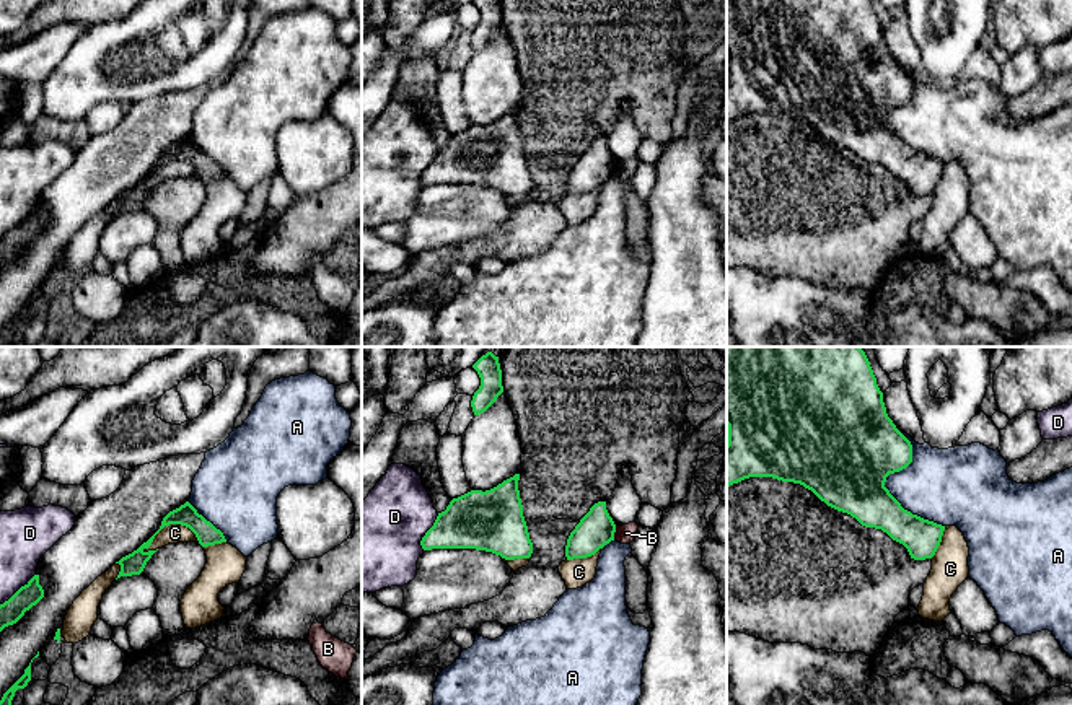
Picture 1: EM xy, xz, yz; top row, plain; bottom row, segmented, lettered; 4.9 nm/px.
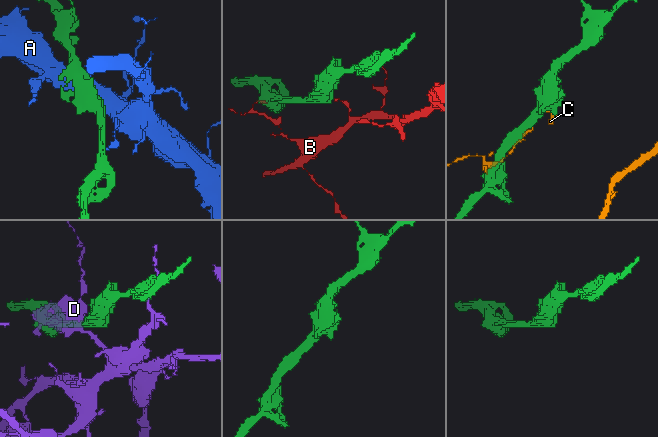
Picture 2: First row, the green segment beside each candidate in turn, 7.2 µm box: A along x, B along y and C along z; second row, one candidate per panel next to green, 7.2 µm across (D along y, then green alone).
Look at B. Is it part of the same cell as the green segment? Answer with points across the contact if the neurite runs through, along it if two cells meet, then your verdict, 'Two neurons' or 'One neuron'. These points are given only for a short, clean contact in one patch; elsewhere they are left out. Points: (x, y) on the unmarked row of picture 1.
Boundary: xz (616, 162), (613, 175). Two neurons

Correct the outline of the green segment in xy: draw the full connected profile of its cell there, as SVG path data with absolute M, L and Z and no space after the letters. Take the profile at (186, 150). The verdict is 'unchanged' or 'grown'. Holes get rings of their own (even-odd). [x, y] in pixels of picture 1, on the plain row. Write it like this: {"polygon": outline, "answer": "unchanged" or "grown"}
{"polygon": "M186 137L184 140L181 140L179 143L176 143L176 145L173 145L173 147L169 147L169 148L163 153L160 164L158 164L147 177L143 177L143 179L142 179L137 186L134 186L132 189L129 189L129 190L122 192L119 197L116 197L116 199L121 200L121 207L119 207L117 213L121 213L121 212L140 210L140 208L143 207L147 197L148 197L148 195L152 194L152 190L156 187L156 186L150 186L148 182L152 181L155 171L156 171L165 161L169 161L169 160L181 160L181 161L189 163L189 164L196 169L196 173L197 173L197 176L199 176L199 179L200 179L202 182L209 182L209 181L215 181L215 179L226 177L223 168L222 168L220 164L217 164L210 156L207 156L202 150L199 150L197 145L196 145L189 137Z", "answer": "unchanged"}

